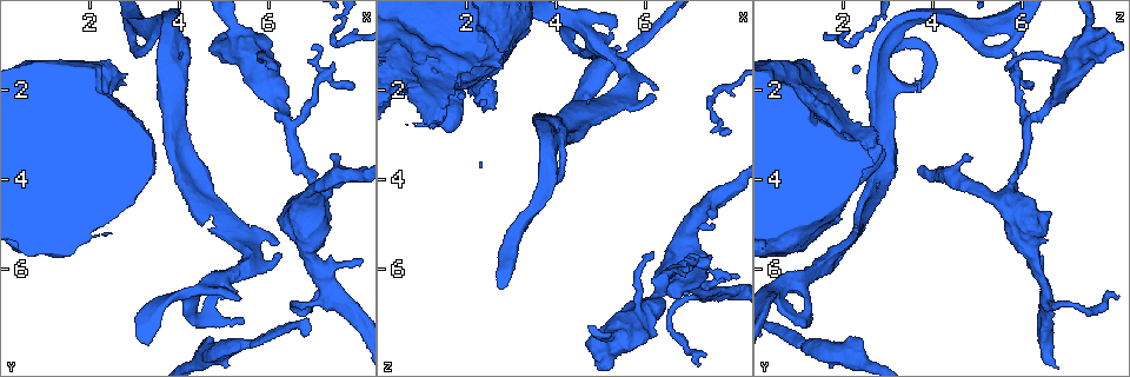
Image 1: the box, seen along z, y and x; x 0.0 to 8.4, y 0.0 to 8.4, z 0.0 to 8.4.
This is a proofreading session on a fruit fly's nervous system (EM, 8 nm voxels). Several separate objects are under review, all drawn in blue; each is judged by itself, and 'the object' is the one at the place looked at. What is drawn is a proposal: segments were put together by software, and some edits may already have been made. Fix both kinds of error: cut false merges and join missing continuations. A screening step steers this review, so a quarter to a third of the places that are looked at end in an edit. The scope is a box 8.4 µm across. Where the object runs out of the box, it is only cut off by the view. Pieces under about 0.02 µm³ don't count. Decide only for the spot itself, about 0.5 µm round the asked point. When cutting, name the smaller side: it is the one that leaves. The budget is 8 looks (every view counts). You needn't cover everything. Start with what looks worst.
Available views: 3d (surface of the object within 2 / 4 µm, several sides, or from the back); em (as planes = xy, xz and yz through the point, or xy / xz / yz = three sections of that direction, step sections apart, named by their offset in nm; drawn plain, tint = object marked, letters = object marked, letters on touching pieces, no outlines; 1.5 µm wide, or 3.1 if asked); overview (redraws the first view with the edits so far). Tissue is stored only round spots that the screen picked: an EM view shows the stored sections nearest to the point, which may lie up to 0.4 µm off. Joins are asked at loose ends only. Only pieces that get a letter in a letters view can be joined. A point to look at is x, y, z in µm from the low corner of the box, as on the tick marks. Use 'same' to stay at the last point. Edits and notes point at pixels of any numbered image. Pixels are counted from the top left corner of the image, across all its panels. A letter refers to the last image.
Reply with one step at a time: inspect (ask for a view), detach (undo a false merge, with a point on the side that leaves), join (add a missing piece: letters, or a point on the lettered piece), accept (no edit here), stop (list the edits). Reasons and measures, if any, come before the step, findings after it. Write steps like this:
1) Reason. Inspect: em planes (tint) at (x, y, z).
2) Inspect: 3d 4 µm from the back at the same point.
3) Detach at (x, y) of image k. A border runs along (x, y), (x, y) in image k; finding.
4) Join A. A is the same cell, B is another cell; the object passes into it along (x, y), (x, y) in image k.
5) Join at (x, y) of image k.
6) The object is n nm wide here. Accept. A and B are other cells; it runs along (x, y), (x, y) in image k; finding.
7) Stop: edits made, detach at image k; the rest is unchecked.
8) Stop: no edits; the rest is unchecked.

Inspect: em planes (tint) at (5.30, 6.65, 0.65).

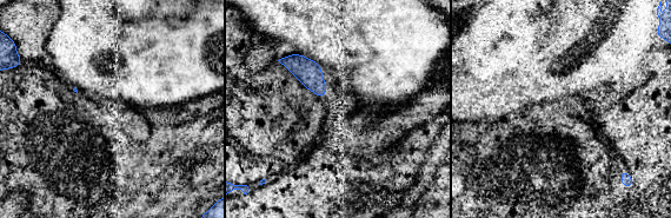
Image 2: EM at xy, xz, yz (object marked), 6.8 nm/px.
What lies round it. Inspect: em planes (letters) at the same point.

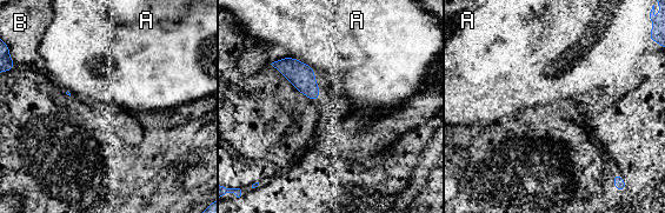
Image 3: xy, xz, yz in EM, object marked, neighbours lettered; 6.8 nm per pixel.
The longest contact is with A, 200 nm. Accept. A and B are other cells; a border runs along (288, 57), (296, 58), (314, 68) in image 3; no lettered piece goes on from it.

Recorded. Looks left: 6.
Thick end. Inspect: 3d 2 µm at (3.55, 1.20, 2.65).

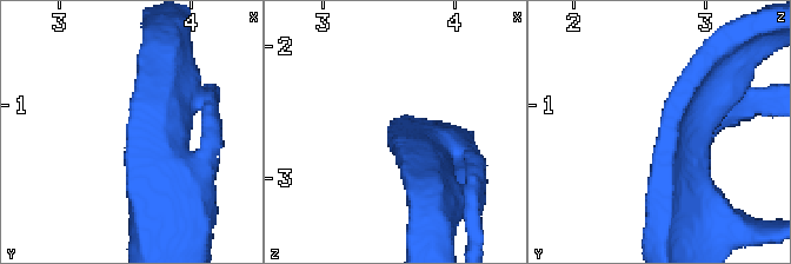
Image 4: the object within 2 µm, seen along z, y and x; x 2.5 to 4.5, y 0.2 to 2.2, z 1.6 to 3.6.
Now the EM. Inspect: em planes (plain) at (3.52, 1.22, 2.68).

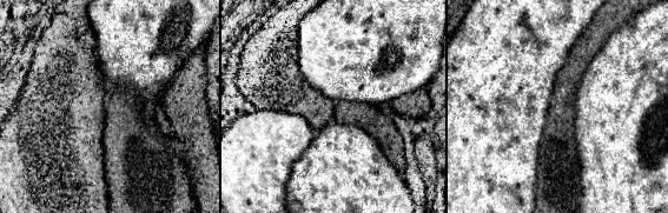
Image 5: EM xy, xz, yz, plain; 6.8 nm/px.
What lies round it. Inspect: em planes (letters) at the same point.

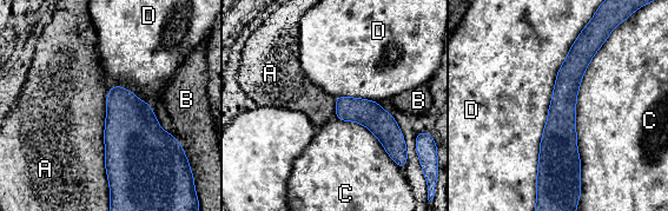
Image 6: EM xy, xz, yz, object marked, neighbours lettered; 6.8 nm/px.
Accept. A, B, C and D are other cells; it runs along (577, 45), (559, 157), (549, 175) in image 6; no lettered piece goes on from it.

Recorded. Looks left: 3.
Sharp bend. Inspect: 3d 2 µm at (7.15, 1.70, 5.90).

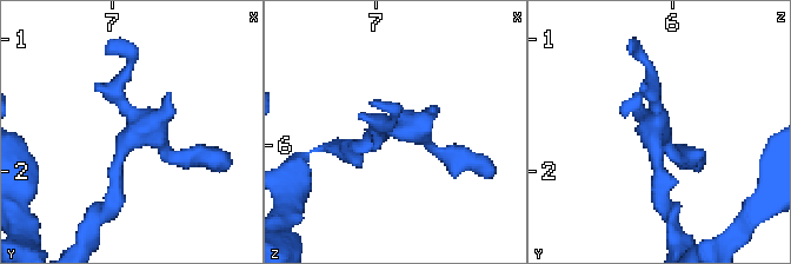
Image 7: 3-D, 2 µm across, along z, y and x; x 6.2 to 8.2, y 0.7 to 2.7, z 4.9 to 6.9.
Inspect: em xz step 8 (tint) at (7.16, 1.70, 5.86).

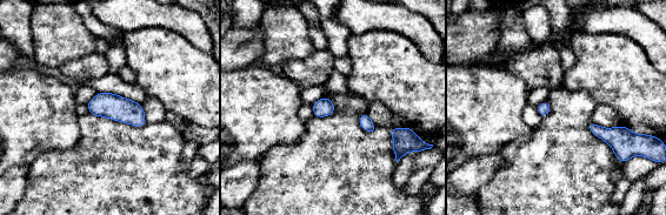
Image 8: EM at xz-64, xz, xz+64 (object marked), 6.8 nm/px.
Cut it another way. Inspect: em yz step 4 (letters) at the same point.

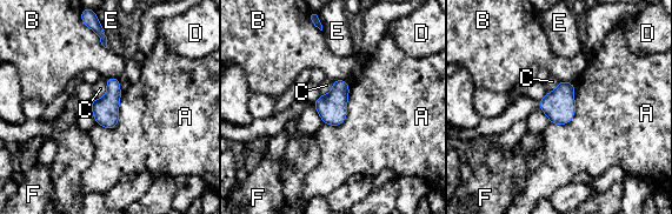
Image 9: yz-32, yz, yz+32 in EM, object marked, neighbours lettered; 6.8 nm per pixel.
Accept. A, B, C, D, E and F are other cells; a border runs along (105, 79), (106, 93), (94, 99) in image 9; all the same neuron.

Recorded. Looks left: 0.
Stop: no edits; the rest is unchecked.

